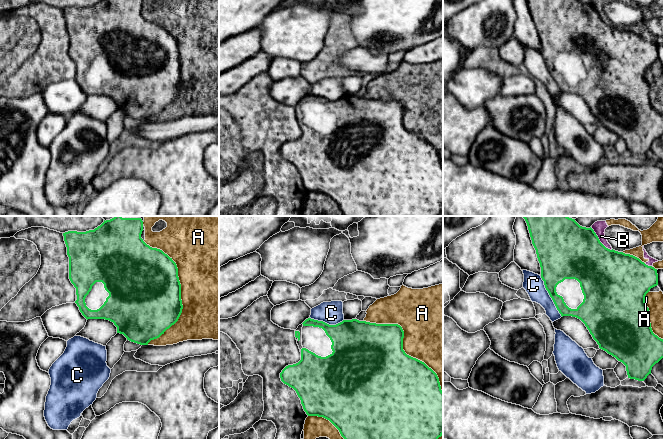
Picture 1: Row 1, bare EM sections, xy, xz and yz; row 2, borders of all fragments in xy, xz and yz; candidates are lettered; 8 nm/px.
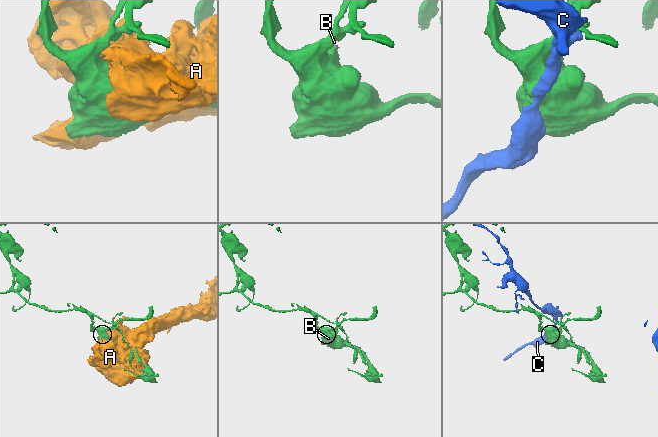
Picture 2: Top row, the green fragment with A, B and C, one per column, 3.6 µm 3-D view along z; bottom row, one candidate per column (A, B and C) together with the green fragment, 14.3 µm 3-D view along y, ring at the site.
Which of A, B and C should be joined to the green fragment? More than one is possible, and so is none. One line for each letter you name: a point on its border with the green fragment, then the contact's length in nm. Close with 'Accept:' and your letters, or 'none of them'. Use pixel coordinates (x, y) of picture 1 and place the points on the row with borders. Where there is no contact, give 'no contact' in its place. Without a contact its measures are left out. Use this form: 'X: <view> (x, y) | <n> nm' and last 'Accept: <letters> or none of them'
Accept: none of them

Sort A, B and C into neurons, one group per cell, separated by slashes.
A B / C

